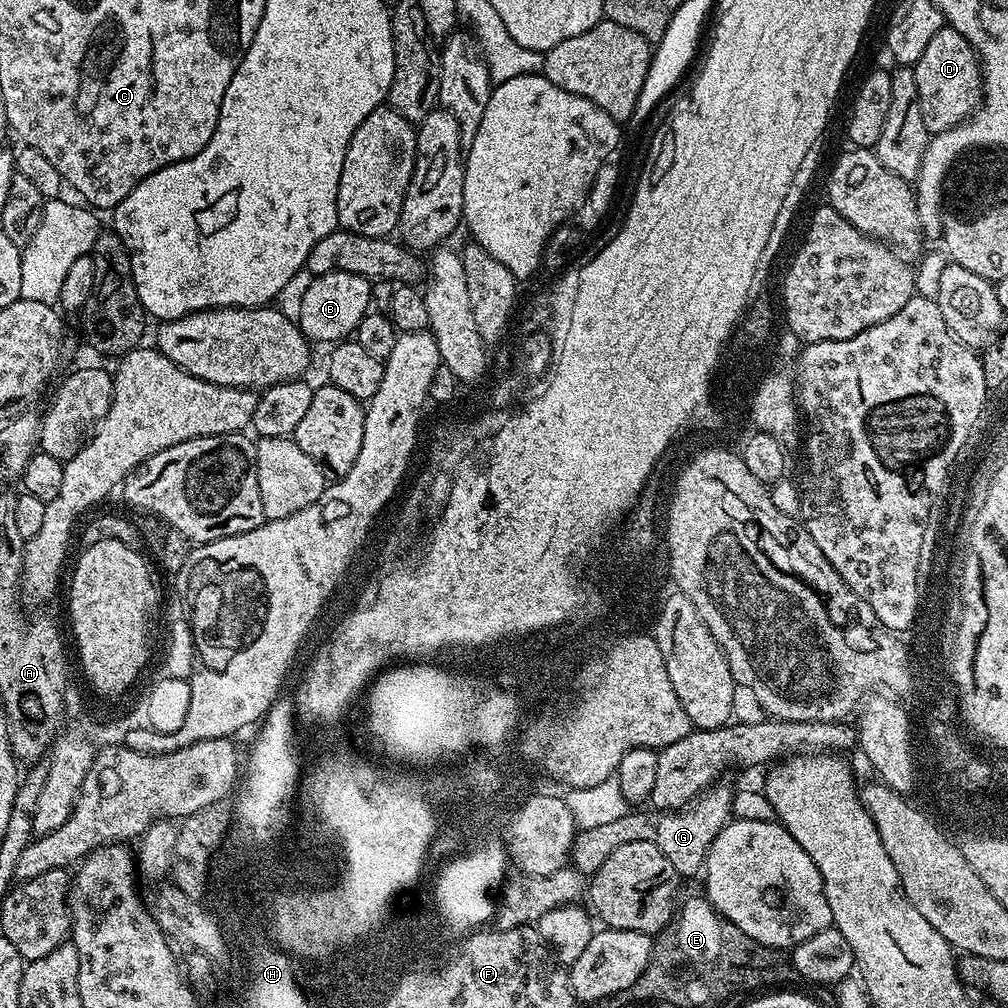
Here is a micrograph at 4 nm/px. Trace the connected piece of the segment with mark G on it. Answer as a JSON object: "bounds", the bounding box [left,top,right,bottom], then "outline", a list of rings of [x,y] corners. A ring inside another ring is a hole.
{"bounds":[570,783,734,878],"outline":[[[724,783],[713,784],[711,788],[701,792],[686,808],[629,810],[615,822],[577,831],[570,853],[571,867],[588,878],[598,870],[598,866],[602,866],[602,862],[606,862],[606,858],[614,850],[618,850],[618,846],[626,846],[626,842],[651,842],[653,846],[658,846],[662,854],[666,854],[670,866],[674,866],[674,870],[681,877],[696,875],[699,877],[714,838],[718,838],[718,834],[726,827],[728,821],[733,819],[732,793],[734,788],[733,785]]]}

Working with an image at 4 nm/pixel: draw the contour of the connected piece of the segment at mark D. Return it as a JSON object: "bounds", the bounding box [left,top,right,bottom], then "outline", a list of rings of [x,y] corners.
{"bounds":[914,26,984,133],"outline":[[[946,26],[942,30],[938,30],[938,34],[934,34],[934,38],[930,38],[926,50],[922,50],[922,58],[918,58],[914,67],[918,78],[918,106],[922,106],[922,122],[926,122],[929,133],[945,132],[965,123],[980,107],[984,90],[982,61],[977,56],[971,42],[962,34],[958,34],[956,28]]]}

